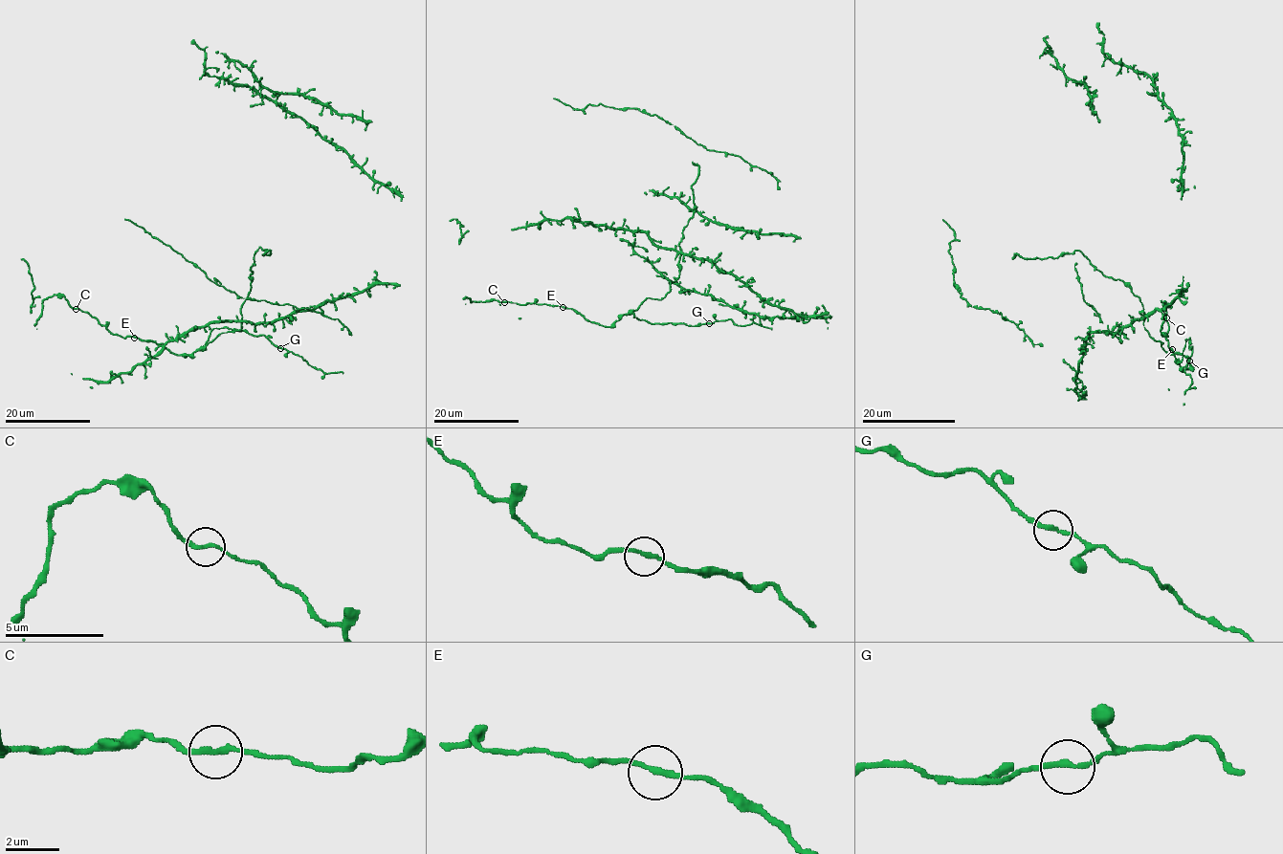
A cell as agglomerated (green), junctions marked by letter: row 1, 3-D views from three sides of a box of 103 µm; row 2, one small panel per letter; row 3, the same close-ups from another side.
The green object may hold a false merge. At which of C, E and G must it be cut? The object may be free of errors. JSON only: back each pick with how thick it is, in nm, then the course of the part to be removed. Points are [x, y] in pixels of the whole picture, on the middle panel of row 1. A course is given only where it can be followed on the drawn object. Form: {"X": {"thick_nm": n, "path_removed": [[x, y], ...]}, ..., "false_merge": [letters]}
{"false_merge": []}

